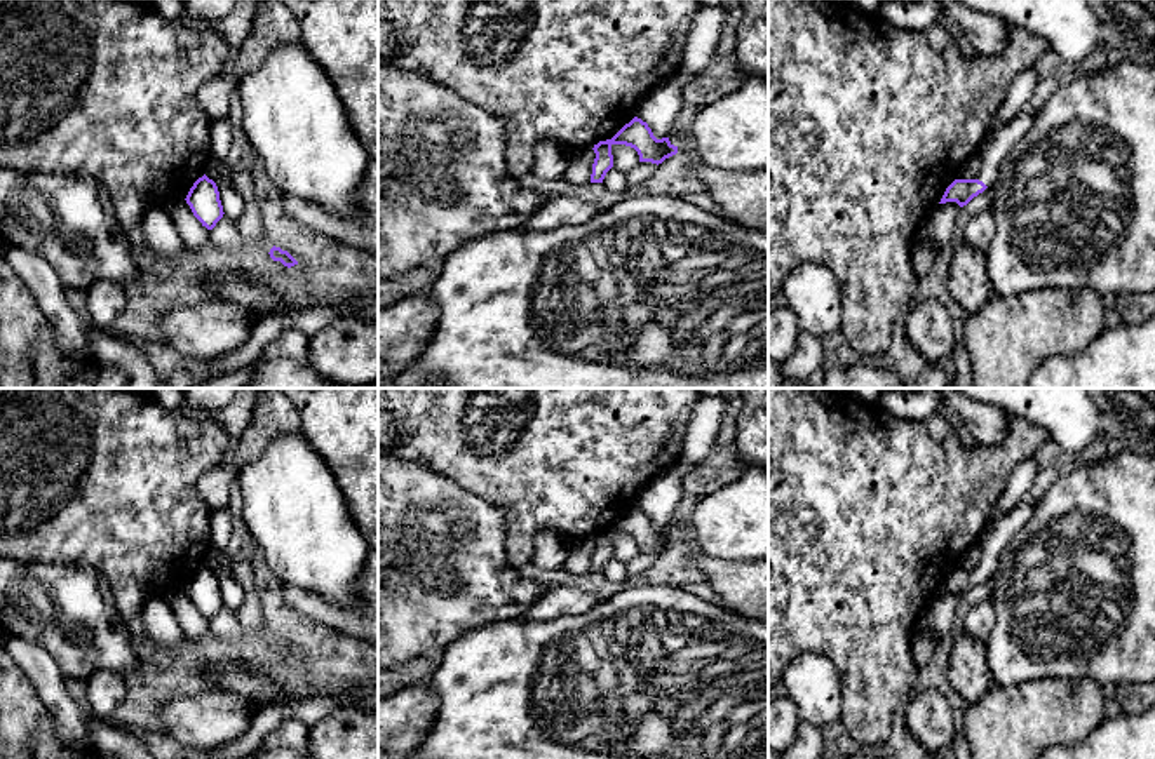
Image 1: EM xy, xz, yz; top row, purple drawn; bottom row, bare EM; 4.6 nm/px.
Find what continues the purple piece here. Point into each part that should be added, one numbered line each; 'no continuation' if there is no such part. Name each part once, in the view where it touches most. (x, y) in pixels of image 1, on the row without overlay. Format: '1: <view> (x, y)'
1: yz (1011, 523)

